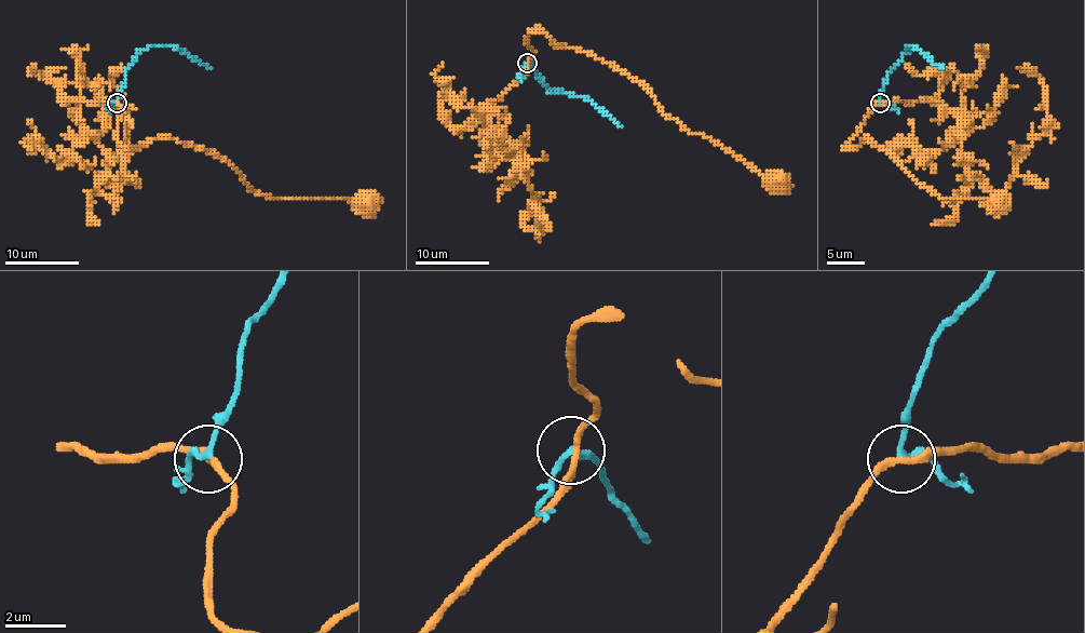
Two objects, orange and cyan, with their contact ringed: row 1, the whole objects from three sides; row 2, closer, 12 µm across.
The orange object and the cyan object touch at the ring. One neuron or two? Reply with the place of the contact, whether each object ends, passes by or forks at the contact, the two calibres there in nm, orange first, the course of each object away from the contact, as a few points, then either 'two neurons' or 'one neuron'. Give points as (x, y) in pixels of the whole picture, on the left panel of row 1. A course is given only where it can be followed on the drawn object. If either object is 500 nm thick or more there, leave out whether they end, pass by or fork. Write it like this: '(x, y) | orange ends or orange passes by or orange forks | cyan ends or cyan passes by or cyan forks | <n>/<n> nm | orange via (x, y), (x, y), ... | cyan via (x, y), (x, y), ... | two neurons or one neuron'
(117, 103) | orange passes by | cyan passes by | 240/180 nm | orange via (117, 103), (122, 145), (171, 138), (202, 147), (260, 196), (366, 201) | cyan via (117, 103), (124, 72), (139, 52), (150, 46), (176, 46), (209, 67) | two neurons

